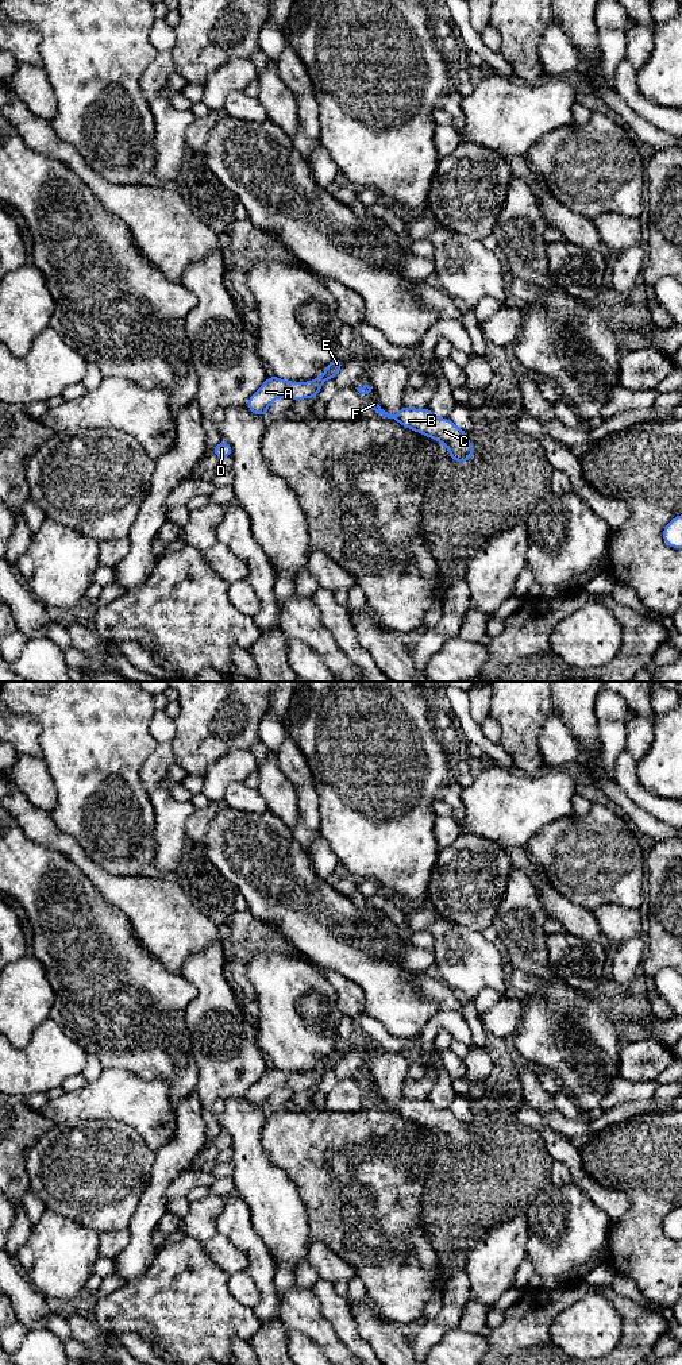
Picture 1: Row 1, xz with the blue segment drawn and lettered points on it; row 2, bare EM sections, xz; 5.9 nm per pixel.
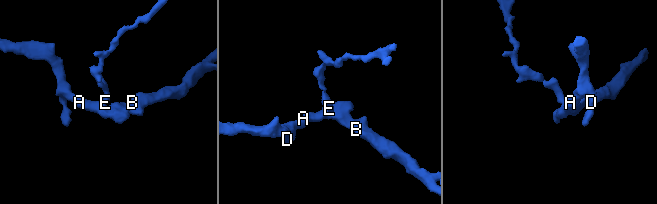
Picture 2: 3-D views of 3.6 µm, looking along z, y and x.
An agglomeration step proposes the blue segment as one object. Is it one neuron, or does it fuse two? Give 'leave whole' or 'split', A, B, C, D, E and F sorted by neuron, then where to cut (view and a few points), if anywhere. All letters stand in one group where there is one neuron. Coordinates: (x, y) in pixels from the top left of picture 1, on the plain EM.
split | A B C D F / E | xz (323, 1065), (327, 1069)

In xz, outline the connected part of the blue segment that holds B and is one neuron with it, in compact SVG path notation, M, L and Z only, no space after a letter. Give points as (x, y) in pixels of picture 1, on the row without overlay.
M378 1092L370 1094L367 1099L447 1137L451 1152L463 1154L473 1149L473 1137L469 1133L467 1125L450 1110L436 1108L428 1099L413 1100L402 1098L397 1106L385 1103Z

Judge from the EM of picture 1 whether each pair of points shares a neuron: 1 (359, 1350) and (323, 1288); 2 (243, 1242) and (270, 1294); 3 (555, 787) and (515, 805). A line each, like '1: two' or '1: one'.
1: one
2: one
3: one

